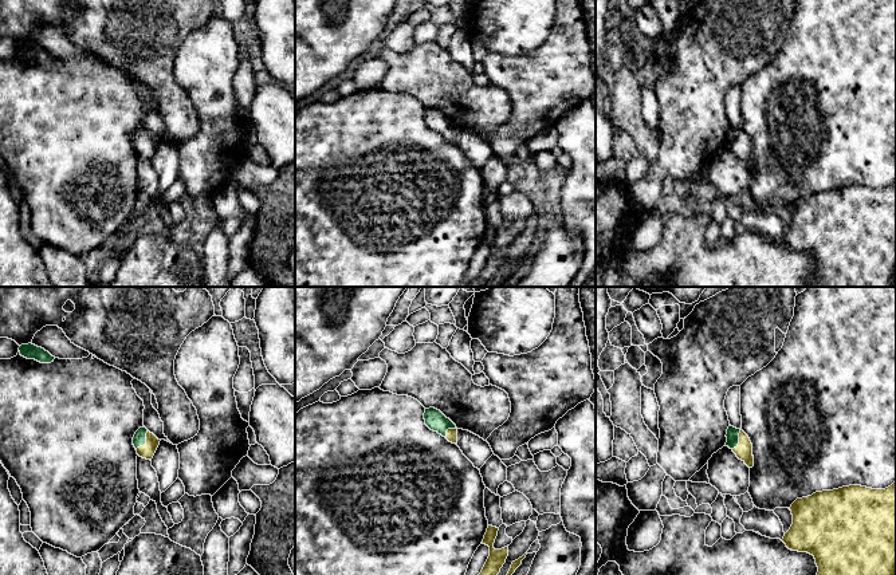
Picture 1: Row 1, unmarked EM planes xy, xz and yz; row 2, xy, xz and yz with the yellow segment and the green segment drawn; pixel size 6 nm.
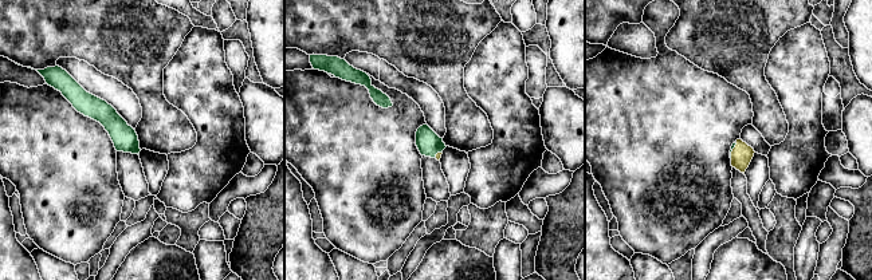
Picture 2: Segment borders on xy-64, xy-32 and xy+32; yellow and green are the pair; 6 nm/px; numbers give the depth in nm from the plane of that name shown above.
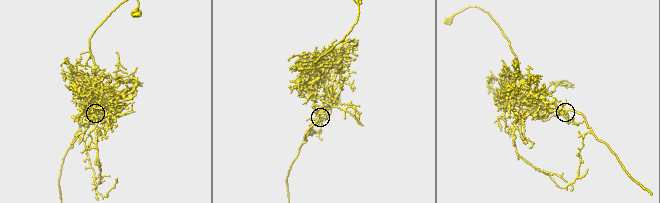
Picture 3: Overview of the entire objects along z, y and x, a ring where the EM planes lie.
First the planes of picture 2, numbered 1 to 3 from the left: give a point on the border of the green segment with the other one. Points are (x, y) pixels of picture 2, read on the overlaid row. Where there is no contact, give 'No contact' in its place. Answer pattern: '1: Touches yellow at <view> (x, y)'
1: No contact
2: Touches yellow at xy-32 (438, 153)
3: Touches yellow at xy+32 (733, 150)

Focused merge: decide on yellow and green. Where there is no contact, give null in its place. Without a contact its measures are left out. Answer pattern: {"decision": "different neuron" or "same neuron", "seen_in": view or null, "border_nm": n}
{"decision": "same neuron", "seen_in": "xy", "border_nm": 140}

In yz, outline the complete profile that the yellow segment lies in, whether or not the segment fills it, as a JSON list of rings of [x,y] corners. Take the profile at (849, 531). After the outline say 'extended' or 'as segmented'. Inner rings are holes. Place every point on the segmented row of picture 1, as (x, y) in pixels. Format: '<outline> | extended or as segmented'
[[[896,481],[885,489],[849,485],[797,499],[789,508],[793,524],[782,541],[791,551],[814,556],[817,575],[896,575]]] | as segmented

